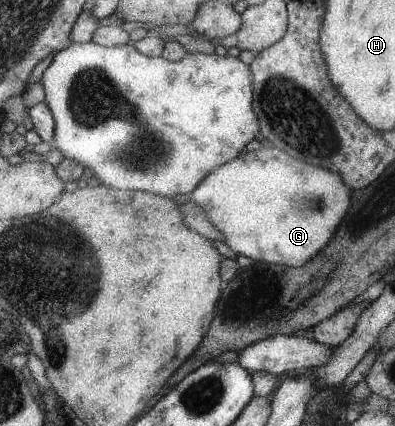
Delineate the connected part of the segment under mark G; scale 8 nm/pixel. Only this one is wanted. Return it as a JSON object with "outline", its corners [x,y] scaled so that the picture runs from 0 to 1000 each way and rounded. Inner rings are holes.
{"outline":[[[681,345],[605,364],[595,378],[544,397],[494,448],[489,467],[514,484],[534,523],[565,547],[565,568],[603,599],[638,608],[641,620],[711,620],[772,627],[848,552],[889,486],[884,434],[863,406],[803,392],[775,378],[737,373],[732,359]]]}

